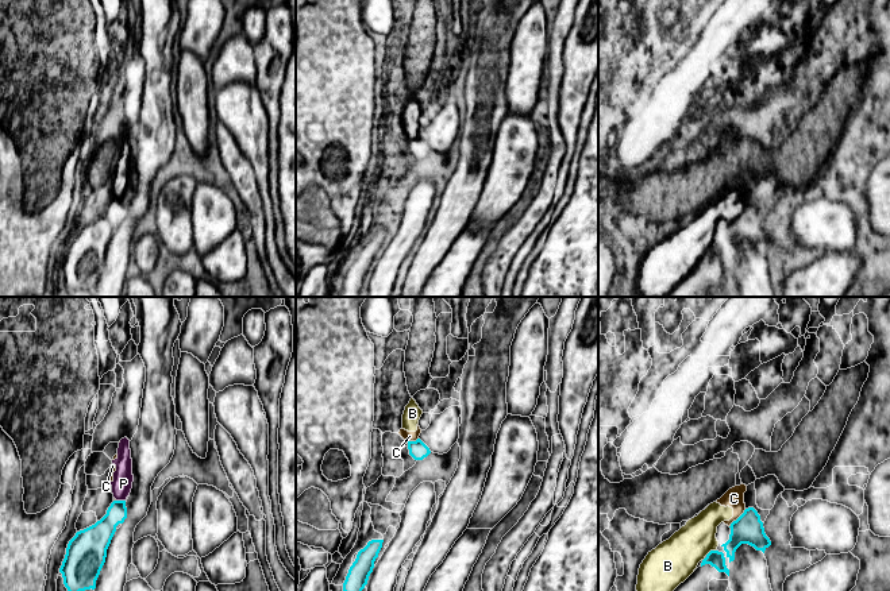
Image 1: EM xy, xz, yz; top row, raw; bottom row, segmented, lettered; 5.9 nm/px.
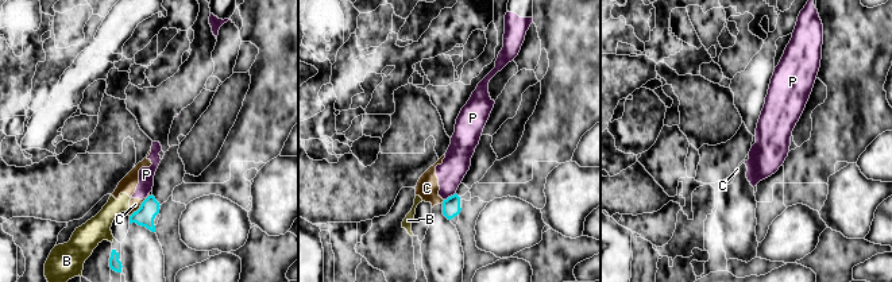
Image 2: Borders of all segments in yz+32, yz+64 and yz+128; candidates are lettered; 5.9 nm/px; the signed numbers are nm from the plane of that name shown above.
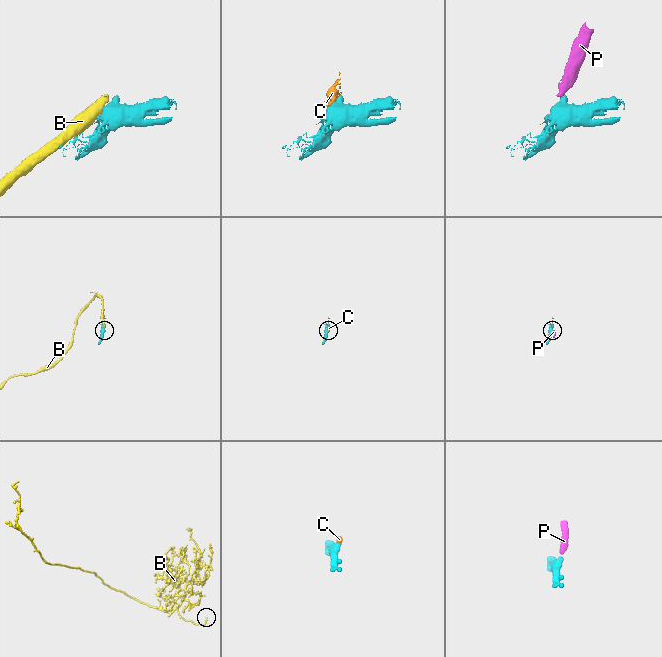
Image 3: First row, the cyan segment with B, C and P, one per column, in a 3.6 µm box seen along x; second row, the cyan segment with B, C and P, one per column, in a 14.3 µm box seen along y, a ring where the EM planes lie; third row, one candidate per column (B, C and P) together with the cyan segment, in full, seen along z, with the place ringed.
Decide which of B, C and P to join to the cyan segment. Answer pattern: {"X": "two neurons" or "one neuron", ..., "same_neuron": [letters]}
{"B": "two neurons", "C": "two neurons", "P": "two neurons", "same_neuron": []}

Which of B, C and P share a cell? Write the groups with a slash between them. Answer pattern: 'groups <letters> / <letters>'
groups B C P

